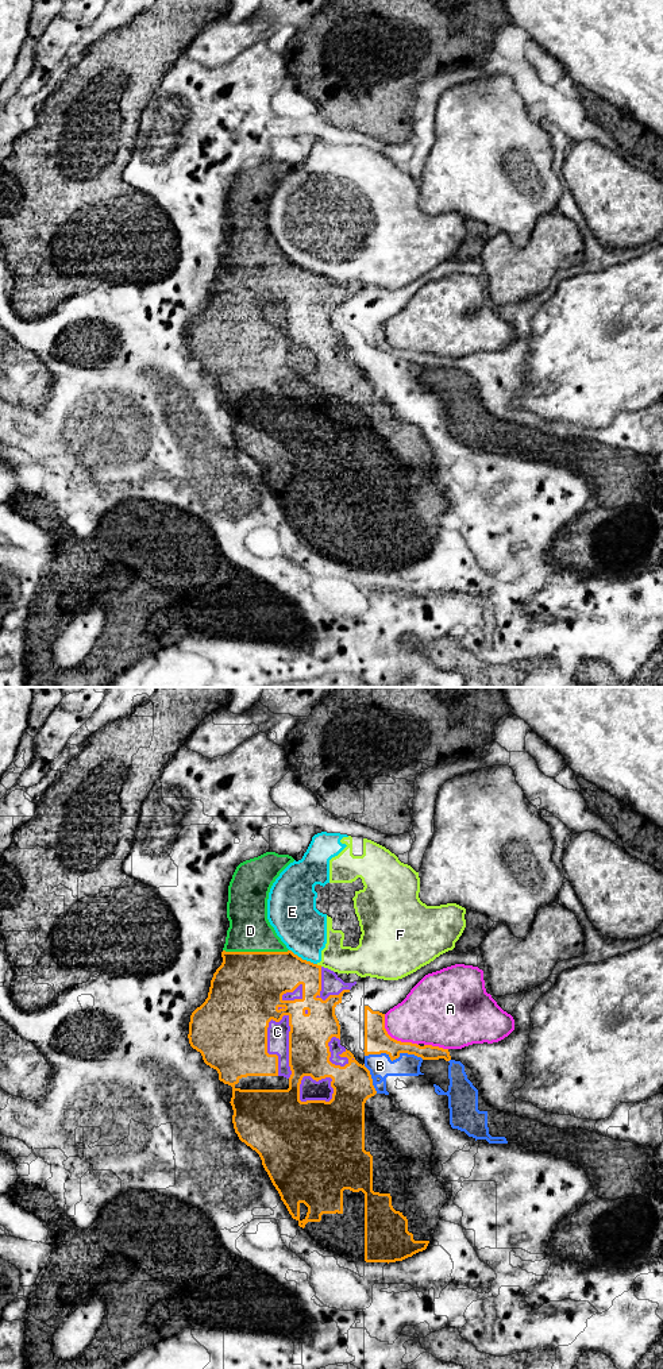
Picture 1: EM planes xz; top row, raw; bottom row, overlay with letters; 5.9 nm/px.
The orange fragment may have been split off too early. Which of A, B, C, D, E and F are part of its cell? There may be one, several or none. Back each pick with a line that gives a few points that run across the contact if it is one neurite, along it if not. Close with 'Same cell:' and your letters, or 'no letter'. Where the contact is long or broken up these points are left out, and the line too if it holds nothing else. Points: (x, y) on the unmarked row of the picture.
Same cell: C, D

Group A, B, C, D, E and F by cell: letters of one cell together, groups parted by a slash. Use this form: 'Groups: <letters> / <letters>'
Groups: A / B / C D / E F

